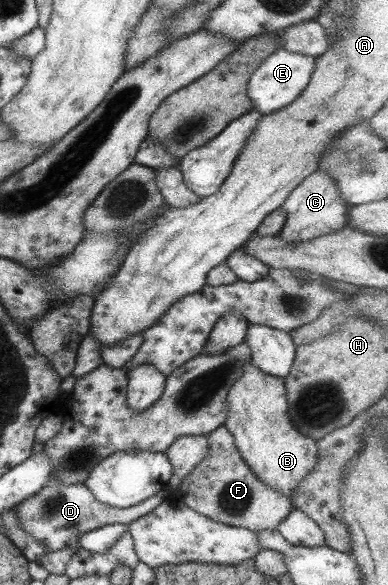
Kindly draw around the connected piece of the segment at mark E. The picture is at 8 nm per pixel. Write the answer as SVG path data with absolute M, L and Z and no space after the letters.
M278 48L267 56L255 69L254 74L248 79L246 88L248 98L253 102L253 108L261 115L276 112L284 108L306 88L312 77L317 57L290 52Z

